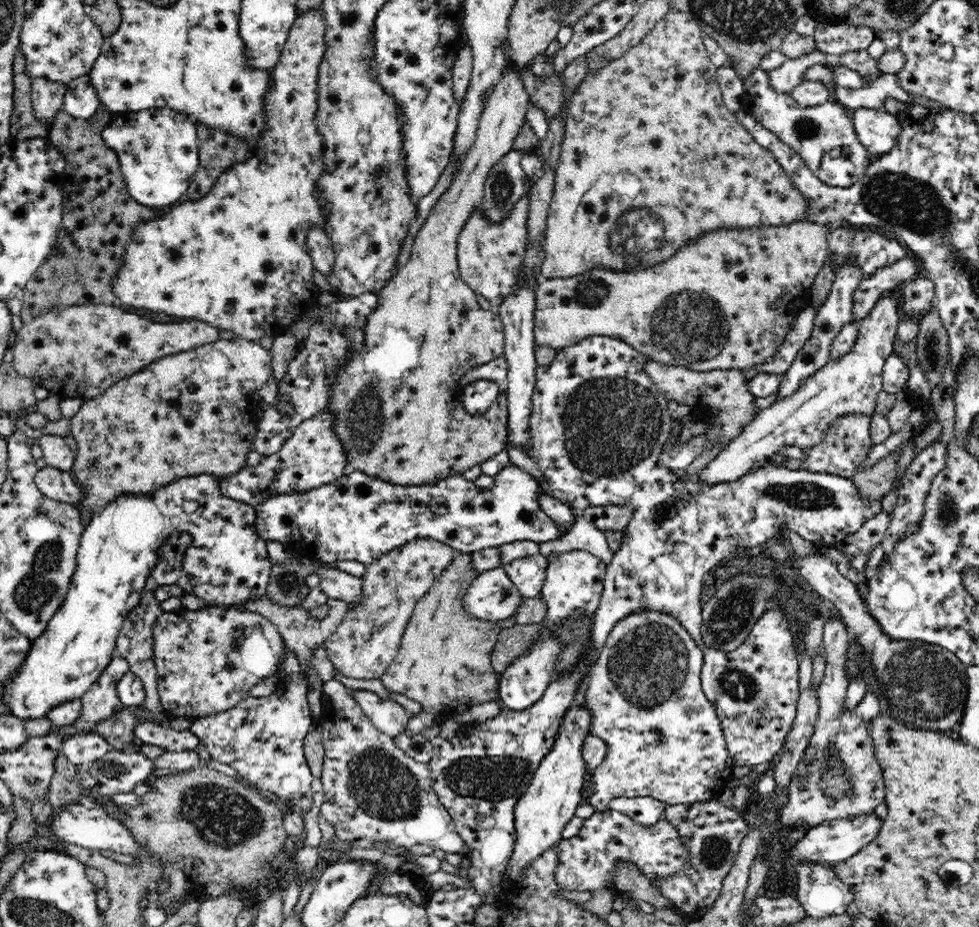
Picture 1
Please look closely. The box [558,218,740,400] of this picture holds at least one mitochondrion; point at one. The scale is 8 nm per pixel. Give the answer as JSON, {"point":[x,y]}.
{"point":[689,326]}

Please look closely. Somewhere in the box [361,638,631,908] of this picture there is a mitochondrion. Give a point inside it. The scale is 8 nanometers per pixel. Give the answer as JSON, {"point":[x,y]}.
{"point":[489,778]}

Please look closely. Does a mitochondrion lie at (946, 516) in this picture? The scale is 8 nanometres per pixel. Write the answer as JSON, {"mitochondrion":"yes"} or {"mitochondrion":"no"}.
{"mitochondrion":"yes"}

